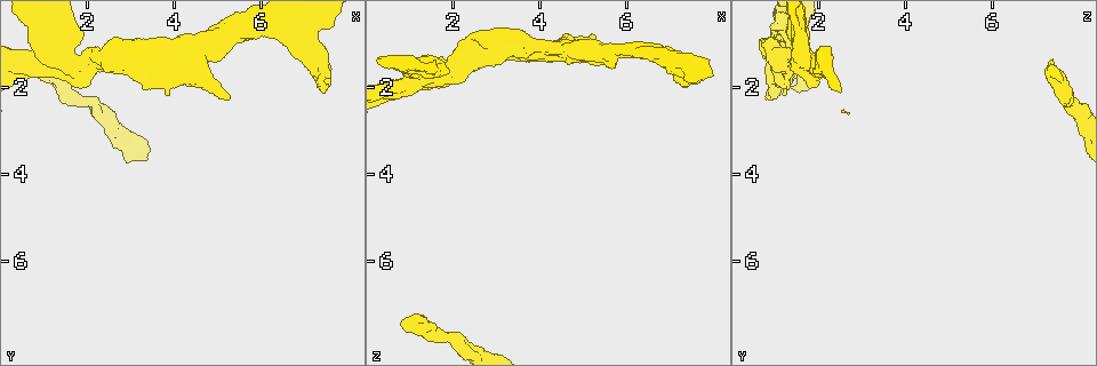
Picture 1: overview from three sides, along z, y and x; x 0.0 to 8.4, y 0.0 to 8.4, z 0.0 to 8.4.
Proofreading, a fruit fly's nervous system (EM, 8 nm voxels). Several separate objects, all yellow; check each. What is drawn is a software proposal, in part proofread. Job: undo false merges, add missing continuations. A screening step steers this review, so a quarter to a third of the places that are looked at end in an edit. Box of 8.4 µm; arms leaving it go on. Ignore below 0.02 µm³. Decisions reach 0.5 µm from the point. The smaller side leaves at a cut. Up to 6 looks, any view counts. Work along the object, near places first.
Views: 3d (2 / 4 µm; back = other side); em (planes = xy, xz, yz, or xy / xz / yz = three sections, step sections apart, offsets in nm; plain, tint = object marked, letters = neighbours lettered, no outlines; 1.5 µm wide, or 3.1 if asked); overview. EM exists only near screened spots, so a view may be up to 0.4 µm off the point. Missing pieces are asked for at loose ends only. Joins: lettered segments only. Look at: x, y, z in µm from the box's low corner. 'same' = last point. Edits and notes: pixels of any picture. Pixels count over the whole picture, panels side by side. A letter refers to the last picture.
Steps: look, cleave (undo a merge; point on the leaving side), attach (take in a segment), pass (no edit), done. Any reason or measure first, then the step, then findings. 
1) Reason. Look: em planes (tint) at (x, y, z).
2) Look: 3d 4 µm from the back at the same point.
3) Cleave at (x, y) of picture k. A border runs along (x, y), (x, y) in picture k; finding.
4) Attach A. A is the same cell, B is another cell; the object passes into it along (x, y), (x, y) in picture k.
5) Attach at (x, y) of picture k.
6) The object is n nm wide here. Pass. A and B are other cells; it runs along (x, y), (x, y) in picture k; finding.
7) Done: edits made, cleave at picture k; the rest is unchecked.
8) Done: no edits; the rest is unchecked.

Branch stops here. Look: 3d 4 µm from the back at (7.50, 2.00, 1.45).

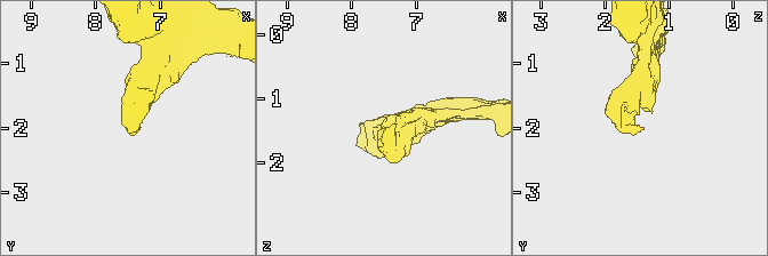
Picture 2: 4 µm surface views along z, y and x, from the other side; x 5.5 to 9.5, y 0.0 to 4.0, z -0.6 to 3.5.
Shape alone is not enough. Look: em planes (letters) at (7.50, 2.00, 1.45).

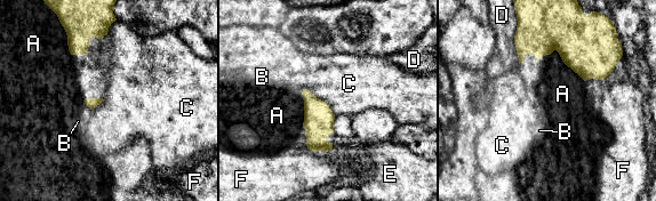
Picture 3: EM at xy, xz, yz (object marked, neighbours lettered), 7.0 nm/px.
Pass. A, B, C, D, E and F are other cells; a border runs along (306, 88), (322, 99), (335, 114) in picture 3; no lettered segment goes on from it.

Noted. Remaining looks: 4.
Branch stops here. Look: 3d 4 µm at (5.15, 2.25, 0.85).

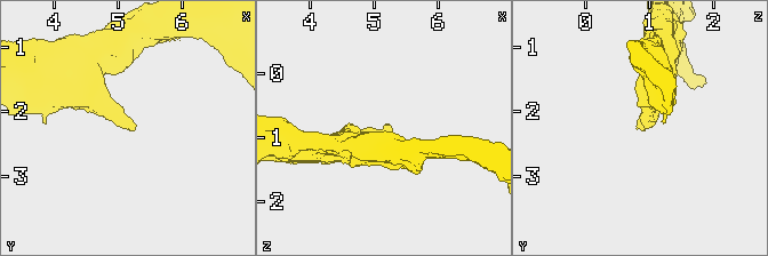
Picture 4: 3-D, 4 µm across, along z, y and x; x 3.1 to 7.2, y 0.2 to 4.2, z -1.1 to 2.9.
Look: em planes (letters) at (5.20, 2.25, 0.80).

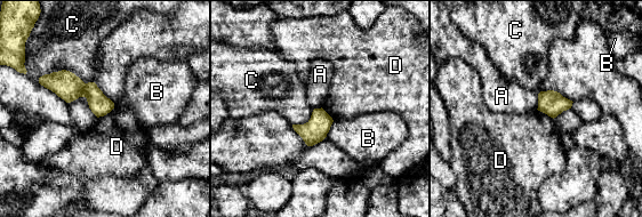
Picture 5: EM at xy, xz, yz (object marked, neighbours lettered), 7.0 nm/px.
Pass. A, B, C and D are other cells; it runs along (41, 80), (88, 90), (111, 105) in picture 5; none of them fits.

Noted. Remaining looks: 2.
Branch stops here. Look: em planes (letters) at (0.90, 1.50, 7.50).

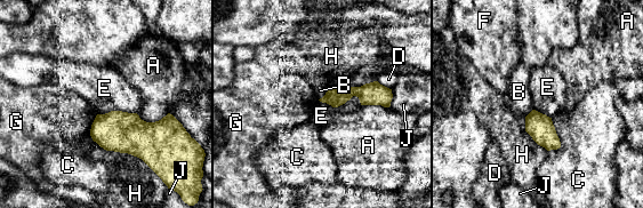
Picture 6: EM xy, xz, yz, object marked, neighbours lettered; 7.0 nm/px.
Pass. A, B, C, D, E, F, G, H and J are other cells; a border runs along (319, 100), (361, 105) in picture 6; none of them fits.

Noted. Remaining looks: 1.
Done: no edits; the rest is unchecked.

